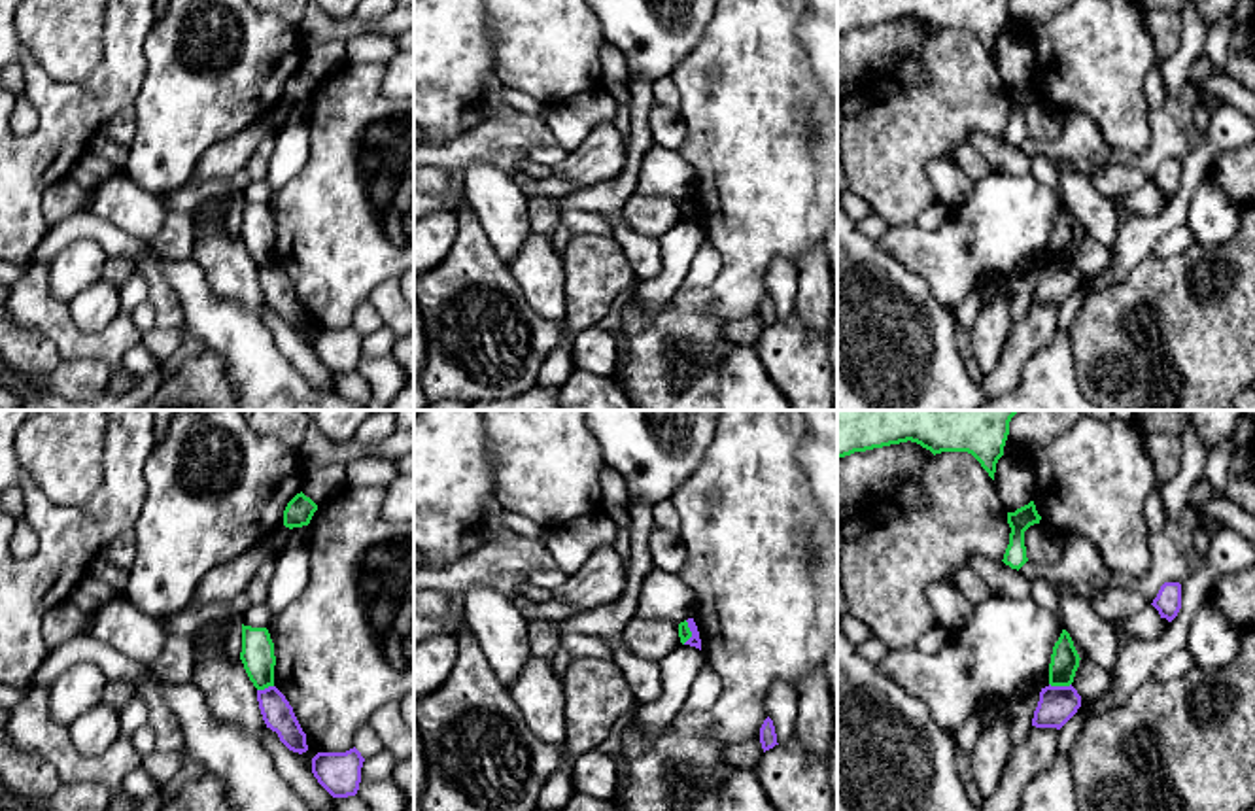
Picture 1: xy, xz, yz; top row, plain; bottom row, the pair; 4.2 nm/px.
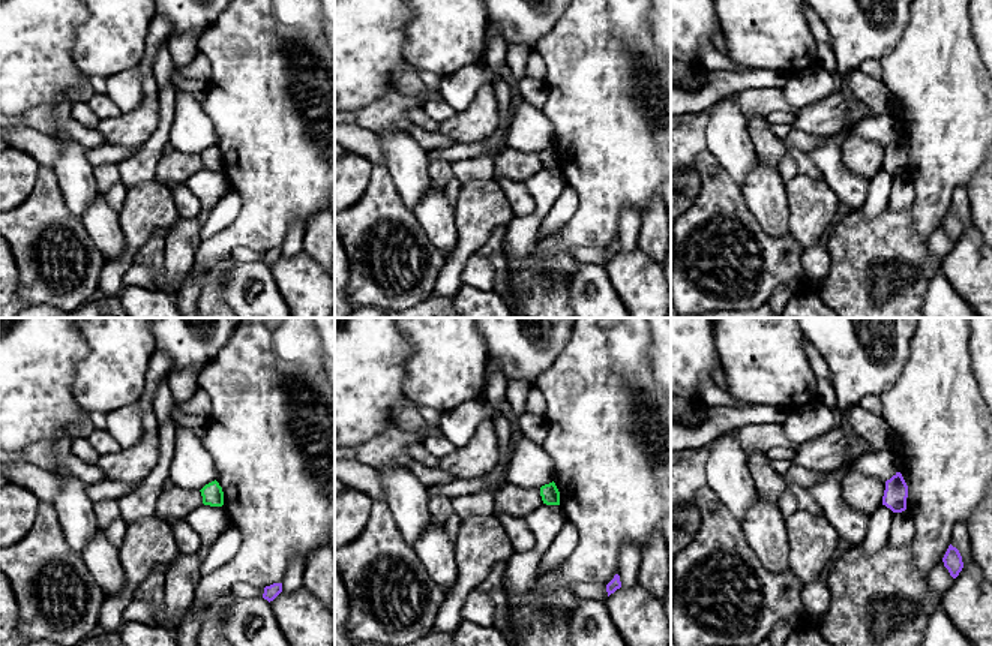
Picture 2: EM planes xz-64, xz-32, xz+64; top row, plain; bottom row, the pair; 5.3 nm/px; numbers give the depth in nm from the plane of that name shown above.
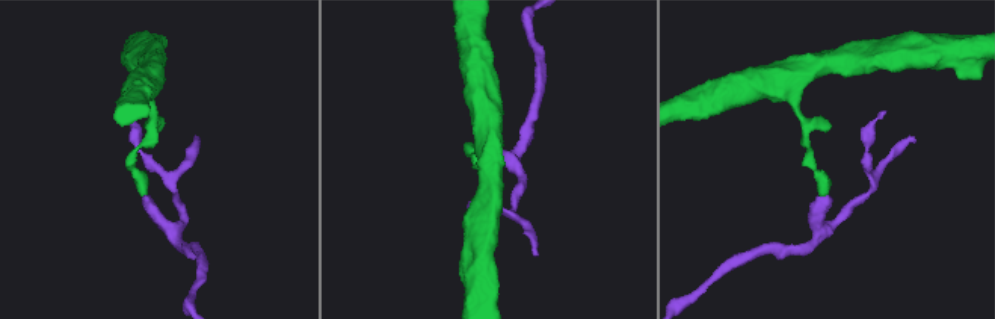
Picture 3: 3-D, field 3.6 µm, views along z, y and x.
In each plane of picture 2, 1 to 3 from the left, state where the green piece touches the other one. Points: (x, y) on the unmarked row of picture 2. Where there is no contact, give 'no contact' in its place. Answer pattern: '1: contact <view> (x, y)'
1: no contact
2: no contact
3: no contact

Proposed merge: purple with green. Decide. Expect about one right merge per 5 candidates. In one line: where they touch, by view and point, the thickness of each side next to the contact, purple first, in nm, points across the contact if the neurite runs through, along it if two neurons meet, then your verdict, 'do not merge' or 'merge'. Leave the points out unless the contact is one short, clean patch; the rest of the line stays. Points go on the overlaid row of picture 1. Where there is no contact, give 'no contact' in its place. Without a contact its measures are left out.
contact xz (690, 630); calibres 50 and 60 nm; border xz (687, 621), (690, 636), (683, 643); do not merge

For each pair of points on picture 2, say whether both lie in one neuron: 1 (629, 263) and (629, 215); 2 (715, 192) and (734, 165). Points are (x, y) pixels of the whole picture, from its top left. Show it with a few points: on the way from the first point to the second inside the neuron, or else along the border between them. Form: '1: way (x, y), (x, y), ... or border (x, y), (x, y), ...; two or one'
1: border (638, 246), (622, 252); two
2: border (707, 149), (740, 186); two

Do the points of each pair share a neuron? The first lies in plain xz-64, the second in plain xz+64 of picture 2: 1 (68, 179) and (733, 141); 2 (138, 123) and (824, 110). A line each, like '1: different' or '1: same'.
1: same
2: same

